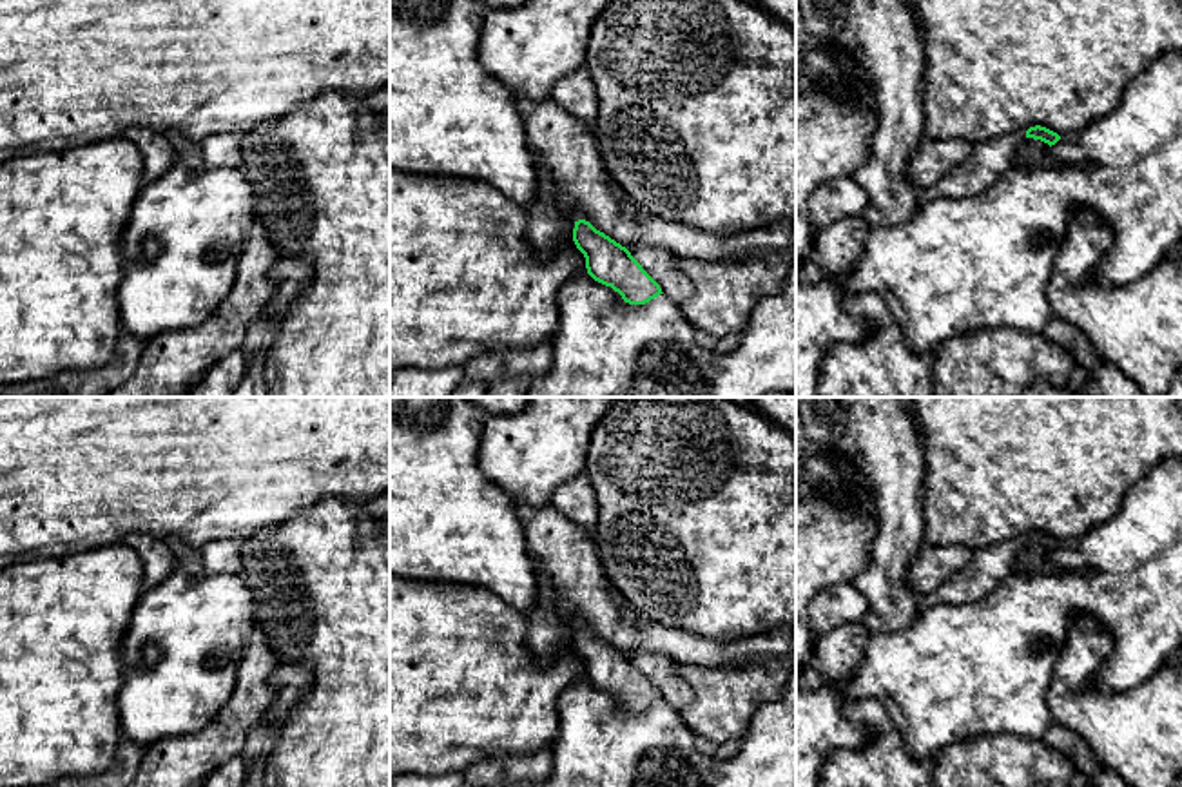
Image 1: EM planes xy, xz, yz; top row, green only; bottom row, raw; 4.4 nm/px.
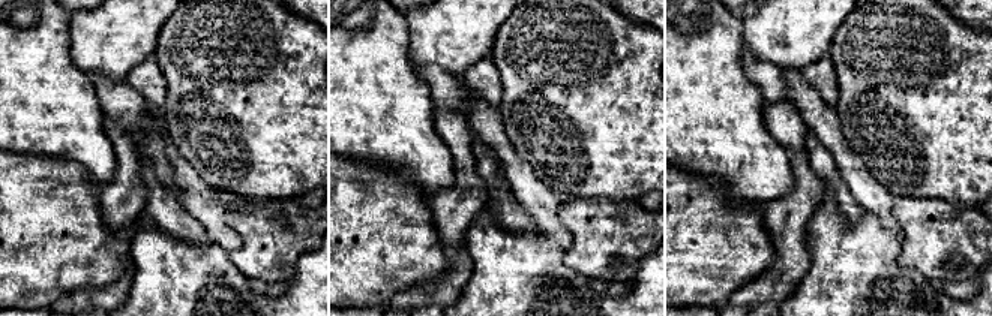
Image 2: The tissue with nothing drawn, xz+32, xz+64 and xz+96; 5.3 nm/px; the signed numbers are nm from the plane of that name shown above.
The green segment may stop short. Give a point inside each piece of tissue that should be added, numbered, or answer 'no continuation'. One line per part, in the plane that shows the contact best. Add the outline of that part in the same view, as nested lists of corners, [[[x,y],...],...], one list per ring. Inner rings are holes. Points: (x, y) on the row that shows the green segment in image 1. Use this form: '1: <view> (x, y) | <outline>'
1: yz (988, 162) | [[[1021,131],[999,140],[975,143],[966,161],[934,187],[921,189],[919,203],[923,205],[939,196],[963,198],[990,189],[1015,167],[1015,151],[1024,140],[1026,131]]]

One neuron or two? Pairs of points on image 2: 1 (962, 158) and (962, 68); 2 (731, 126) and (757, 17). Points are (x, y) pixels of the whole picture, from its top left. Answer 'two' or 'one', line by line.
1: one
2: two

